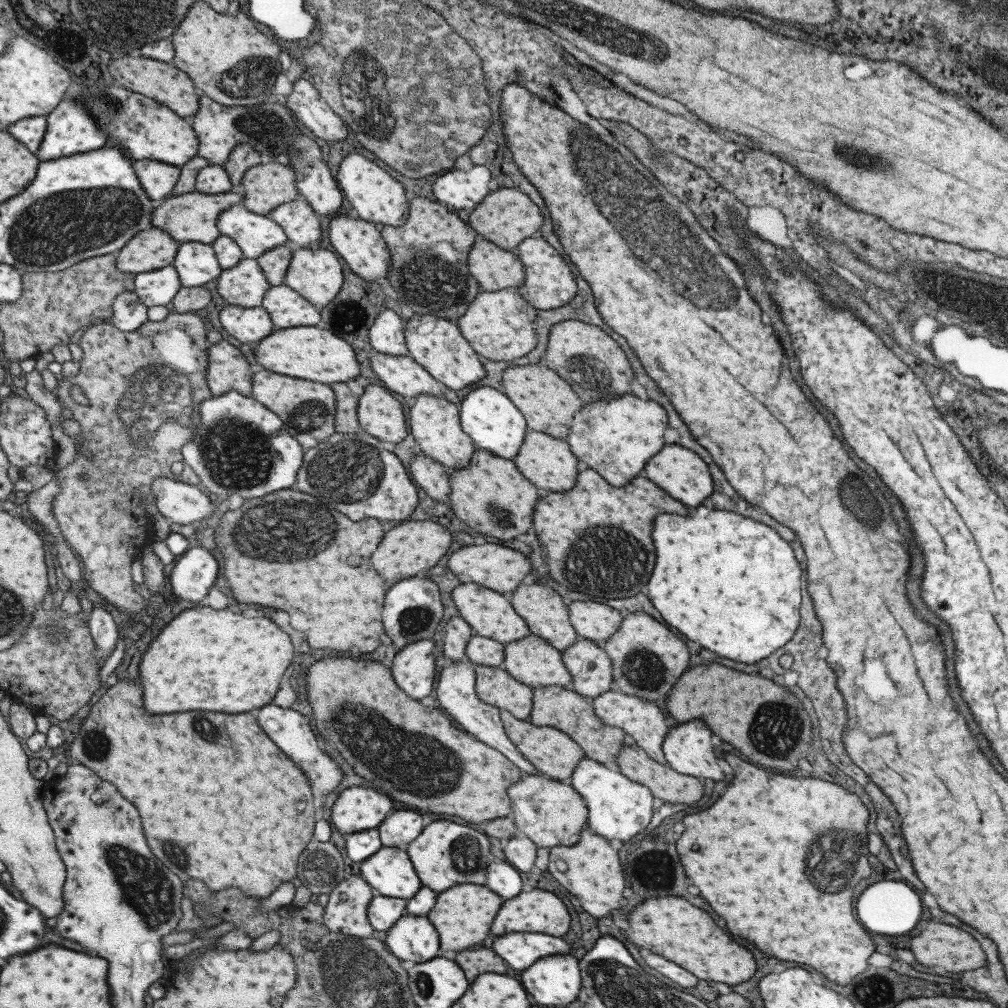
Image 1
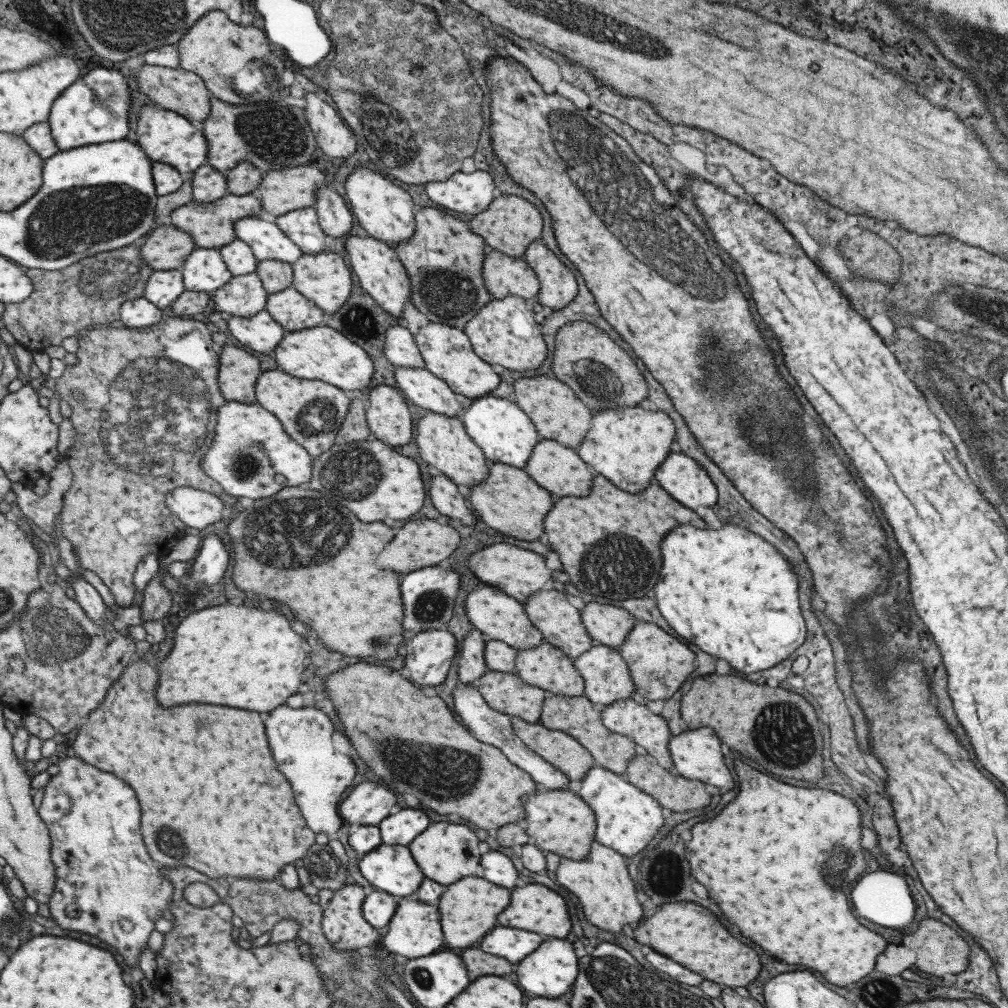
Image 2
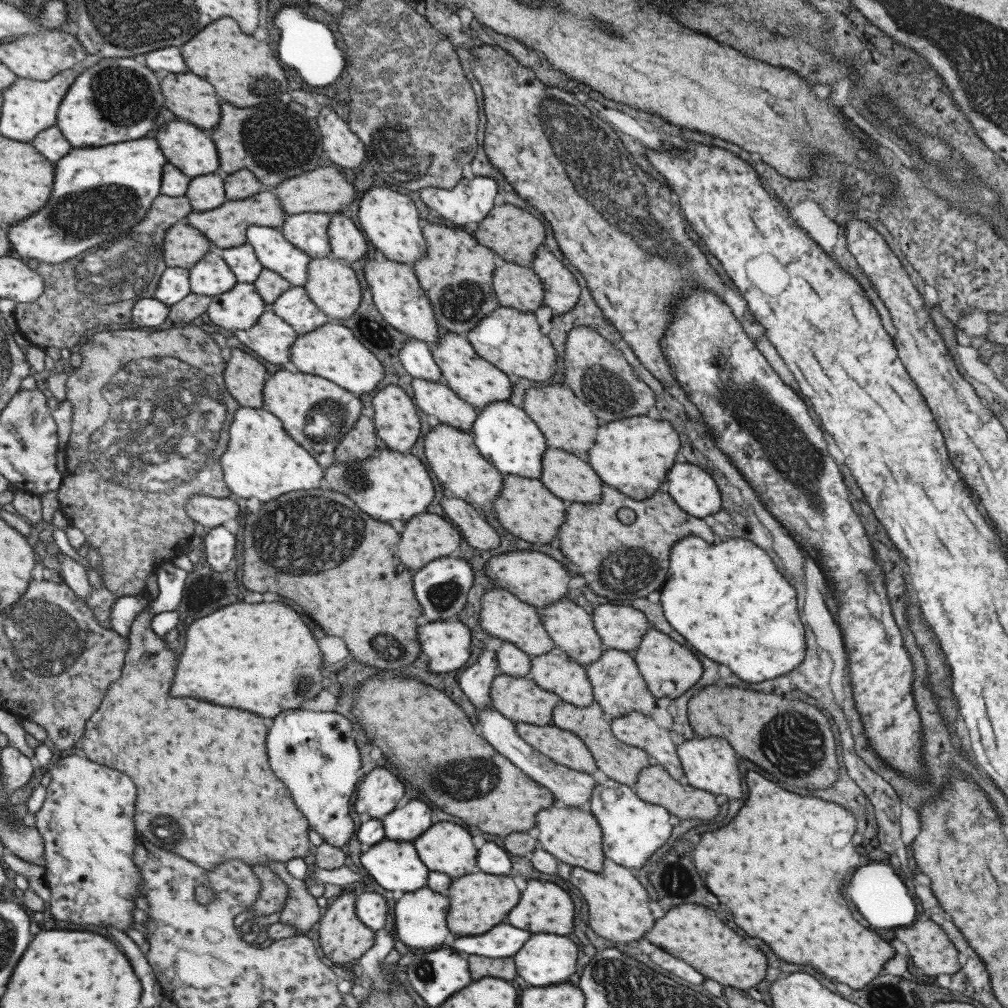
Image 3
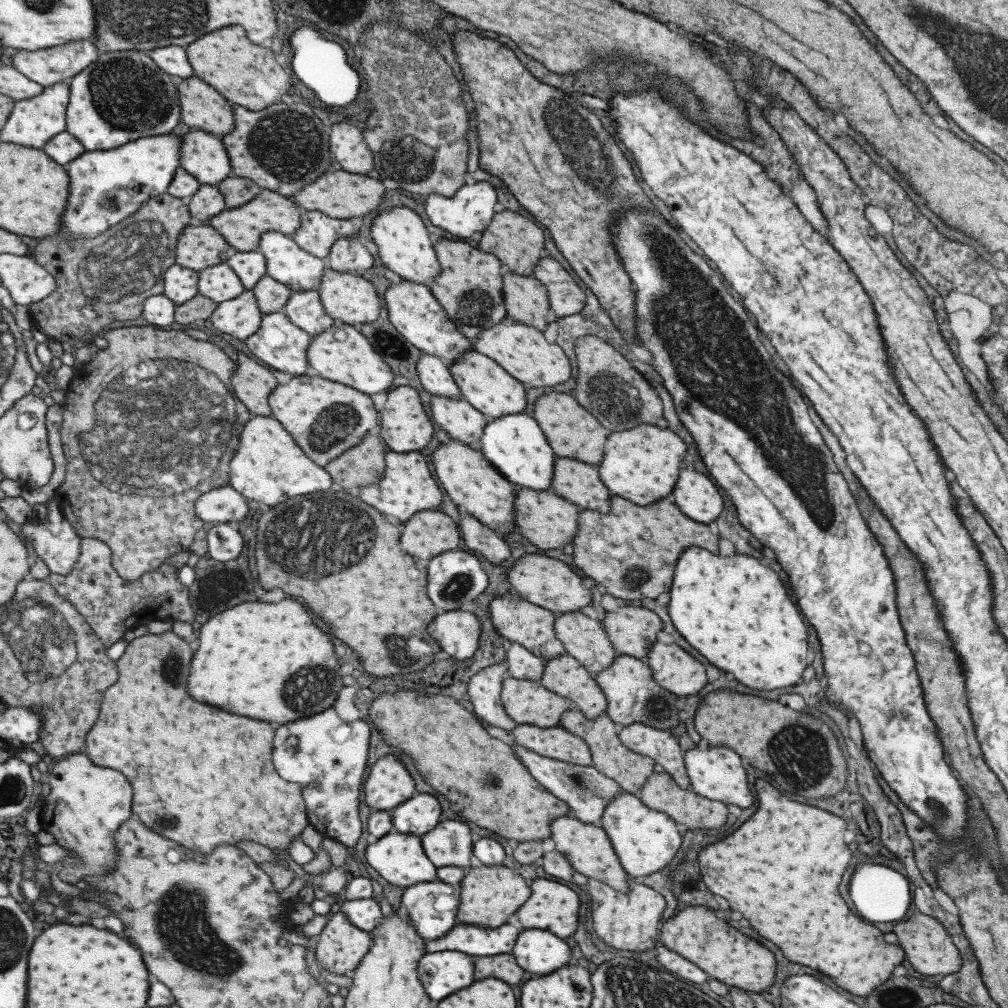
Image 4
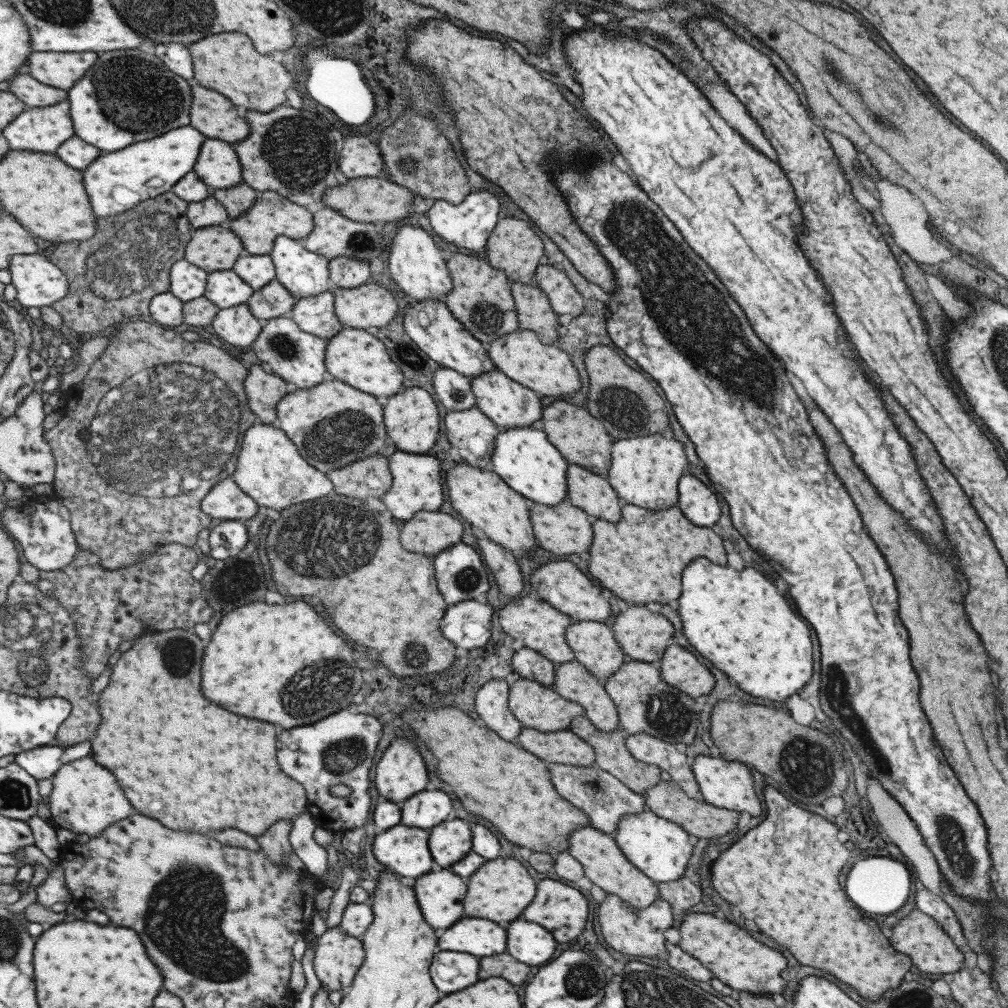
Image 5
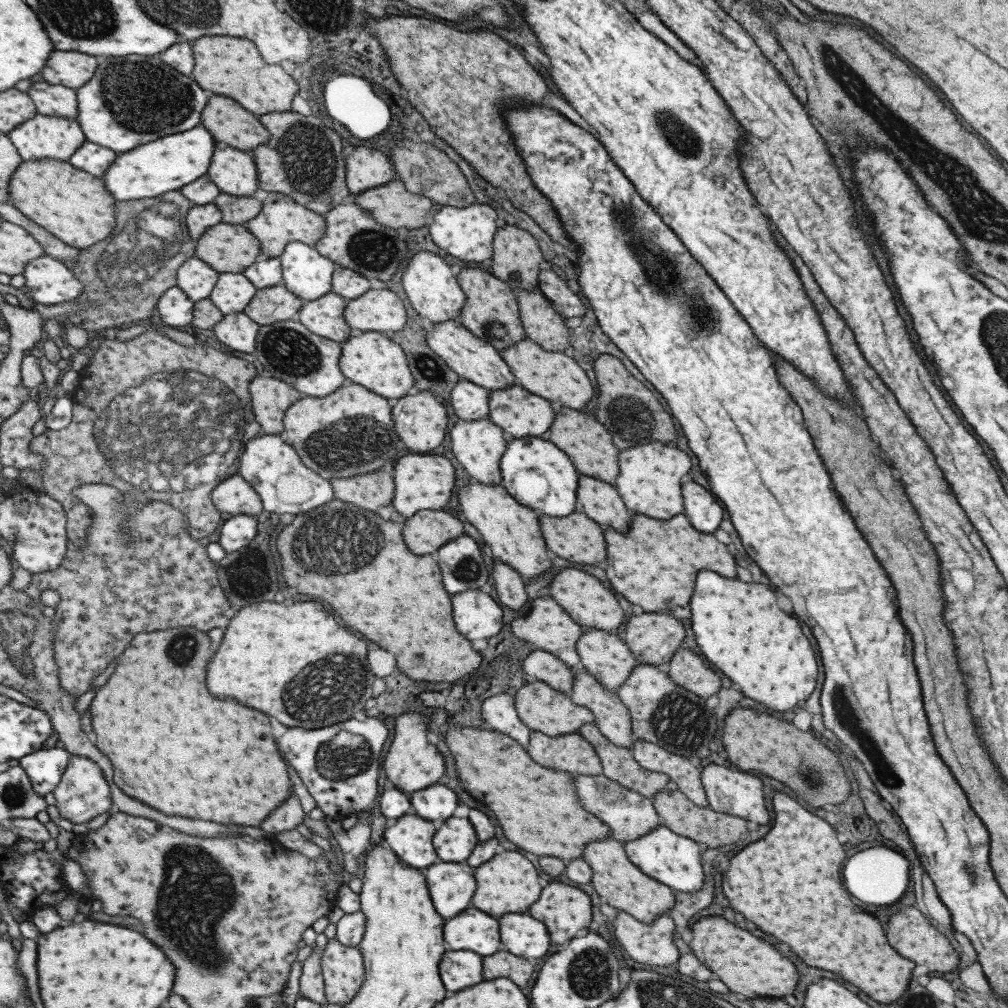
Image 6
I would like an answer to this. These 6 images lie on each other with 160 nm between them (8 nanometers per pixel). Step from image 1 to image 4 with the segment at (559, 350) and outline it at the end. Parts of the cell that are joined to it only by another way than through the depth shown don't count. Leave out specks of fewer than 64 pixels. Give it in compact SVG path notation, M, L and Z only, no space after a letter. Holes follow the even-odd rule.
M591 335L580 336L573 345L578 375L576 376L575 400L597 422L611 430L629 430L643 424L655 424L662 417L662 404L657 391L643 378L609 343ZM613 402L613 404L605 404Z

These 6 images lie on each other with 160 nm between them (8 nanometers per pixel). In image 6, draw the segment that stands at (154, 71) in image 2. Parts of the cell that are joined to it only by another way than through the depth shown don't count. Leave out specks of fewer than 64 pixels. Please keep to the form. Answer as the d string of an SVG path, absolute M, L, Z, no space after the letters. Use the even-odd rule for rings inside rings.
M223 96L209 98L205 110L201 112L201 126L209 130L218 145L245 152L251 152L269 141L267 130L253 114Z

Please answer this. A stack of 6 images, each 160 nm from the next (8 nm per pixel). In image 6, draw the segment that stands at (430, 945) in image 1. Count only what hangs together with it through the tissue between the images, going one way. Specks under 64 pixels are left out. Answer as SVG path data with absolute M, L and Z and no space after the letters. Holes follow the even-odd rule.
M439 860L422 870L433 906L444 920L453 918L469 906L476 889L473 872L466 862Z

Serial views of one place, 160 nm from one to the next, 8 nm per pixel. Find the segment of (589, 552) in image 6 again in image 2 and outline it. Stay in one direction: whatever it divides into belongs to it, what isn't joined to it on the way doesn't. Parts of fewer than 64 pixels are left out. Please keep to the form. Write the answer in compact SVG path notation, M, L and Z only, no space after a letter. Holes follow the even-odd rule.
M489 462L487 476L479 484L470 486L467 504L481 522L501 534L531 542L543 532L541 520L551 510L555 497L541 488L523 469L501 462Z

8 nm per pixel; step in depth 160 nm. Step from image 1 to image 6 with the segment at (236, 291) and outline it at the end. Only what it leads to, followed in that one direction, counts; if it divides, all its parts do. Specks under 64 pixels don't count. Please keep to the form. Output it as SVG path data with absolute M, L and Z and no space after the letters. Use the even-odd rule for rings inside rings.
M242 312L223 314L211 329L217 340L239 352L253 352L259 325Z

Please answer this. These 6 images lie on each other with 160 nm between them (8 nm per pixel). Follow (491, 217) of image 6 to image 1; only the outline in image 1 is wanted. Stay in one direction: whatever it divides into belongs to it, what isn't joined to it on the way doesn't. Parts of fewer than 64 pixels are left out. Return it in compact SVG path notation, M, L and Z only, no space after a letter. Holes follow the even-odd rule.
M473 165L470 170L453 169L439 175L431 186L435 201L451 210L477 206L489 191L491 175L484 166Z

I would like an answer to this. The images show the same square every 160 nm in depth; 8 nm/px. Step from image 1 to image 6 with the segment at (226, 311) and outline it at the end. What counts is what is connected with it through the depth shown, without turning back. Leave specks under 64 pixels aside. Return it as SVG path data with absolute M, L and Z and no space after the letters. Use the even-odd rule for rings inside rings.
M285 320L259 326L255 339L255 358L261 366L277 378L306 396L321 398L335 392L347 379L337 368L340 343L309 332L297 320Z

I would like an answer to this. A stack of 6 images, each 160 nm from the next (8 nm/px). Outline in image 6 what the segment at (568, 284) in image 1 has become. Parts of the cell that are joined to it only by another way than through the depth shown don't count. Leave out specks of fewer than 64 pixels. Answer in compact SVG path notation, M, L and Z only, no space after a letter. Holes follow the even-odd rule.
M541 270L538 272L538 290L551 303L553 310L563 318L582 317L585 306L581 300L557 277L555 271Z

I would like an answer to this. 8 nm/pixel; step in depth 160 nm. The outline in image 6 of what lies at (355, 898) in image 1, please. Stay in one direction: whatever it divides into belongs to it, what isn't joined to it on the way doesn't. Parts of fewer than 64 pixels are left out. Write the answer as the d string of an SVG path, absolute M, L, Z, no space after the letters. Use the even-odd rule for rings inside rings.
M329 938L320 960L325 1000L343 1006L360 989L364 981L362 956L357 947L343 946Z

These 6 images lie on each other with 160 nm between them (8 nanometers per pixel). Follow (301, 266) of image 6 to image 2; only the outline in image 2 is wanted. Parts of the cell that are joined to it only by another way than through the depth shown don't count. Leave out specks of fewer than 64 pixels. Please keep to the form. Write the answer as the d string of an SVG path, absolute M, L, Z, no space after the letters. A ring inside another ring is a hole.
M248 216L236 220L233 230L236 238L252 250L256 261L277 260L293 265L303 254L275 223L258 217Z

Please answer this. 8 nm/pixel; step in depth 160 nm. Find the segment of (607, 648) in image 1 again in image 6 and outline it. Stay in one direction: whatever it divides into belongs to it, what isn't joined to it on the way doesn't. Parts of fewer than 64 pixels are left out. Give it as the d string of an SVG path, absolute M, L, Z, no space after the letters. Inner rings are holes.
M679 648L671 658L673 660L669 660L667 674L677 686L685 688L701 698L707 698L719 690L719 686L721 686L719 676L713 670L705 668L691 650Z

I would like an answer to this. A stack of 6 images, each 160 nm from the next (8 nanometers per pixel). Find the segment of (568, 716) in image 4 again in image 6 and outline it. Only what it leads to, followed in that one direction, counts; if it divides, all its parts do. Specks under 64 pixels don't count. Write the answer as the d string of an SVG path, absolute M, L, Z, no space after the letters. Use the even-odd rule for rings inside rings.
M594 723L582 724L576 733L594 748L602 766L602 775L627 790L652 798L670 779L666 774L643 769L635 762L629 748L611 744L597 731Z

